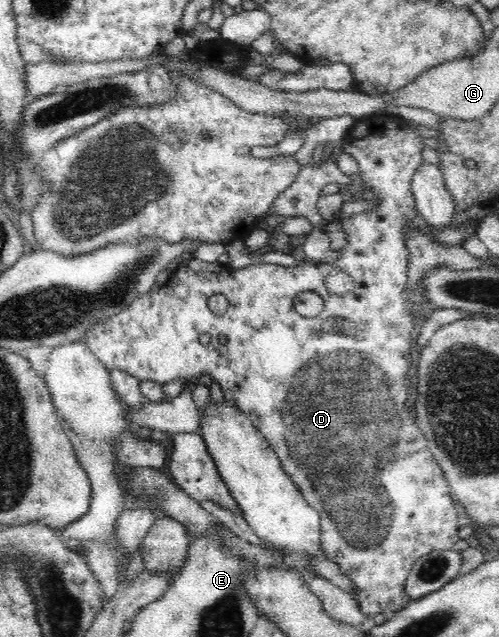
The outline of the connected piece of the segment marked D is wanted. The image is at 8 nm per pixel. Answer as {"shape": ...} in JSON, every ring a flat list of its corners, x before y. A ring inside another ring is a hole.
{"shape":[[377,113,357,119,354,128,343,139,341,148,342,151,352,155,357,160,358,179,363,180,377,195,379,204,363,214,357,214,344,220,339,217,337,221,333,221,339,222,348,235,348,244,339,250,338,261,325,264,300,263,293,267,273,265,273,263,255,263,255,265,249,265,249,267,243,267,243,269,234,269,219,262,205,263,193,257,190,261,181,262,168,283,159,288,158,291,153,290,147,295,143,295,143,297,137,297,121,313,117,313,109,319,97,323,95,327,91,327,83,339,88,348,105,364,105,367,126,371,126,373,139,380,149,379,165,384,170,381,177,381,177,379,185,379,186,381,192,377,201,378,201,375,209,375,217,381,224,393,224,399,234,403,243,413,247,414,252,424,267,438,267,441,275,450,277,458,281,460,281,466,285,468,285,472,297,485,302,498,307,501,310,507,319,512,322,532,321,550,325,552,325,558,339,564,341,572,349,576,349,580,355,583,357,593,351,594,360,604,361,610,367,614,367,619,373,619,377,613,385,613,387,619,389,619,395,612,405,609,411,603,411,598,406,594,404,583,417,559,431,553,431,551,452,549,461,539,464,531,457,520,458,512,454,507,454,499,450,495,450,486,446,481,446,475,436,463,431,450,429,450,429,442,425,439,425,435,421,433,419,425,415,423,411,411,407,409,403,413,403,405,407,403,407,397,418,397,418,392,415,389,417,381,411,381,412,387,407,389,409,387,410,368,415,364,416,354,413,353,414,342,411,340,411,331,415,329,415,323,413,322,415,315,413,303,415,301,413,301,412,295,409,295,409,282,407,282,410,259,409,250,407,250,407,244,405,244,405,229,409,227,411,219,417,215,418,211,417,202,415,202,415,196,413,196,413,190,411,190,411,181,413,181,417,169,426,161,421,152,423,147,425,147,423,137,419,135,417,127,411,121,384,117,383,114],[334,270,343,270,352,277,353,289,345,295,331,294,325,286,329,273],[301,291,313,291,322,297,324,308,320,314,315,317,304,317,297,313,293,299],[216,293,225,295,229,302,226,312,221,316,211,312,207,306,207,299],[201,333,209,333,211,339,209,344,199,342,198,335,201,335],[219,335,225,335,228,342,224,345,220,344]]}

